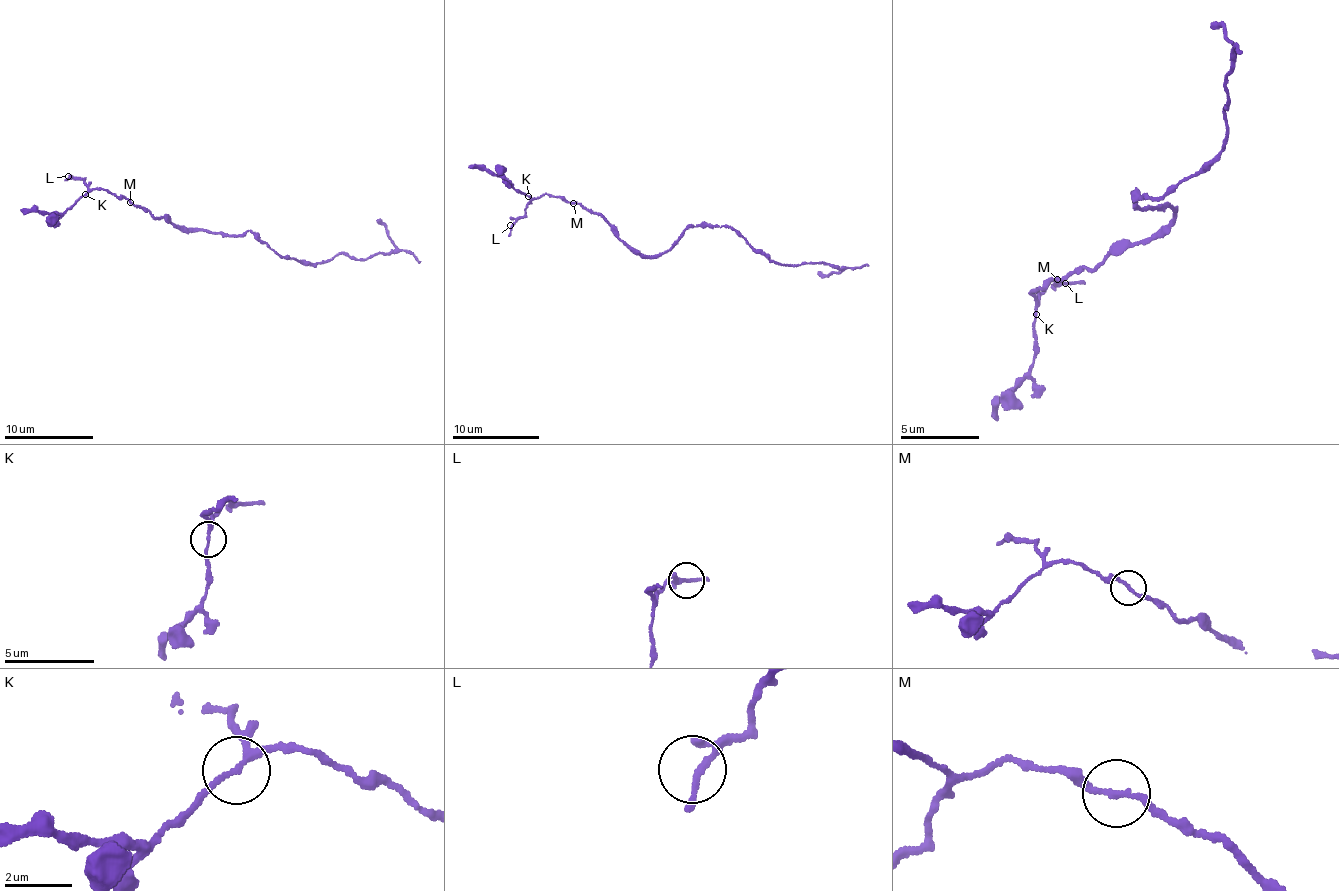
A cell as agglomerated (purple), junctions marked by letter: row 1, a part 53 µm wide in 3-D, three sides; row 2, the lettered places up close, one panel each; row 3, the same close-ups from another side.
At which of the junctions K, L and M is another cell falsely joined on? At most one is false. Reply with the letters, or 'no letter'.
no letter

